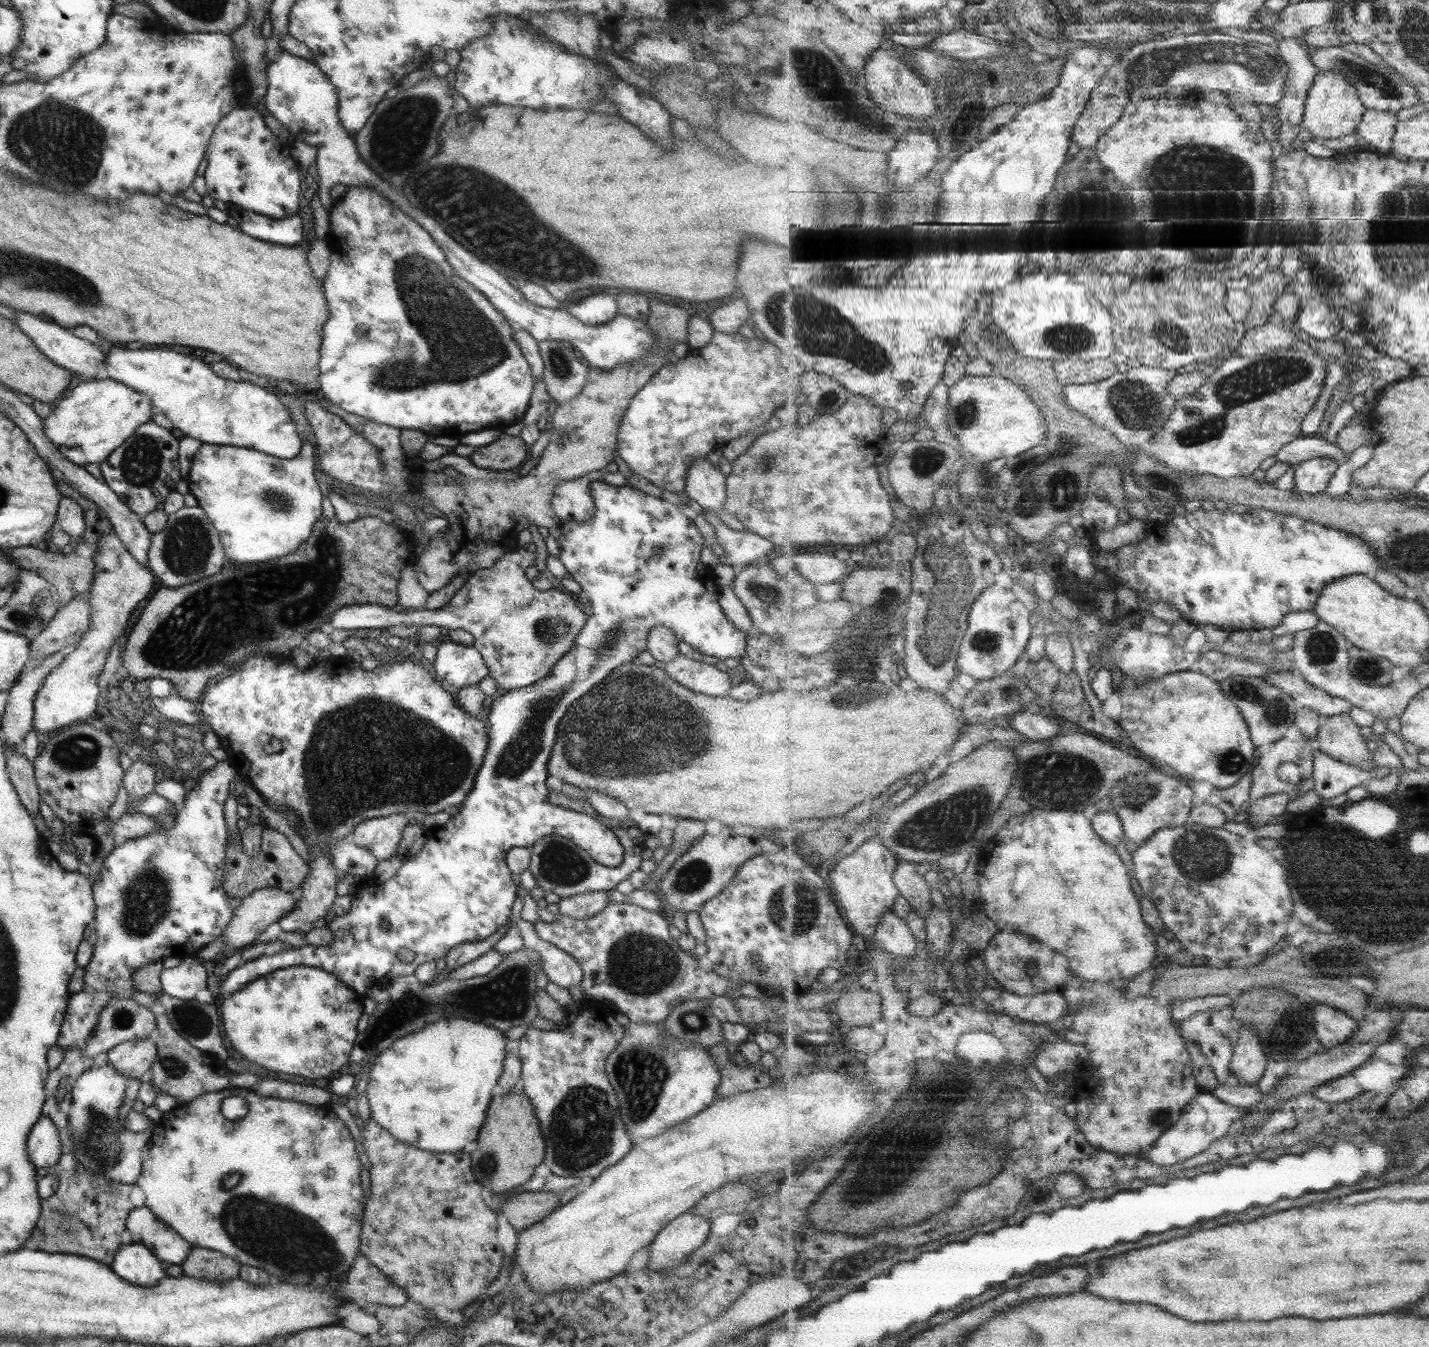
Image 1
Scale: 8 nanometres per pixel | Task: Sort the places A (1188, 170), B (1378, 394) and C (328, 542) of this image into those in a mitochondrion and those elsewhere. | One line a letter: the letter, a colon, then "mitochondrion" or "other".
A: mitochondrion
B: other
C: mitochondrion

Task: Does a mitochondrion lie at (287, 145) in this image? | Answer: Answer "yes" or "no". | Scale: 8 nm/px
no

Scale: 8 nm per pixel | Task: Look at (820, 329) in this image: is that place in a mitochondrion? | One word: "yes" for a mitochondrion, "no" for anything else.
yes

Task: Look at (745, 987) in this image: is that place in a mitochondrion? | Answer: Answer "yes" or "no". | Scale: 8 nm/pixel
no

